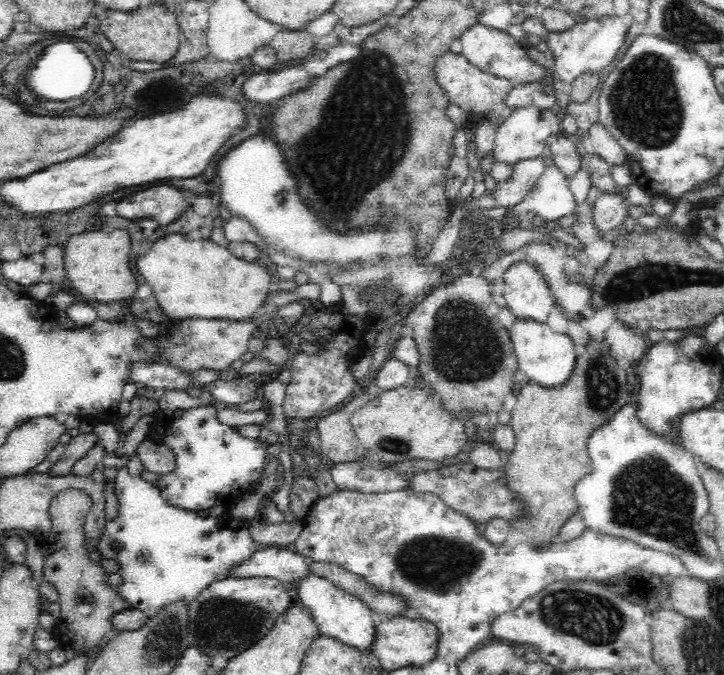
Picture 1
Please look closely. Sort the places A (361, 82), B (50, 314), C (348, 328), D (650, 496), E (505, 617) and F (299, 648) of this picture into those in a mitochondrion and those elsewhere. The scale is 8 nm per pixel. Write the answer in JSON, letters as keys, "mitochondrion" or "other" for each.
{"A":"mitochondrion","B":"other","C":"other","D":"mitochondrion","E":"other","F":"other"}

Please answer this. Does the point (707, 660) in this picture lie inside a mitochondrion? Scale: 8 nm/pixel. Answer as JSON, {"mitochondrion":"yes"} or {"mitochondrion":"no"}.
{"mitochondrion":"yes"}

